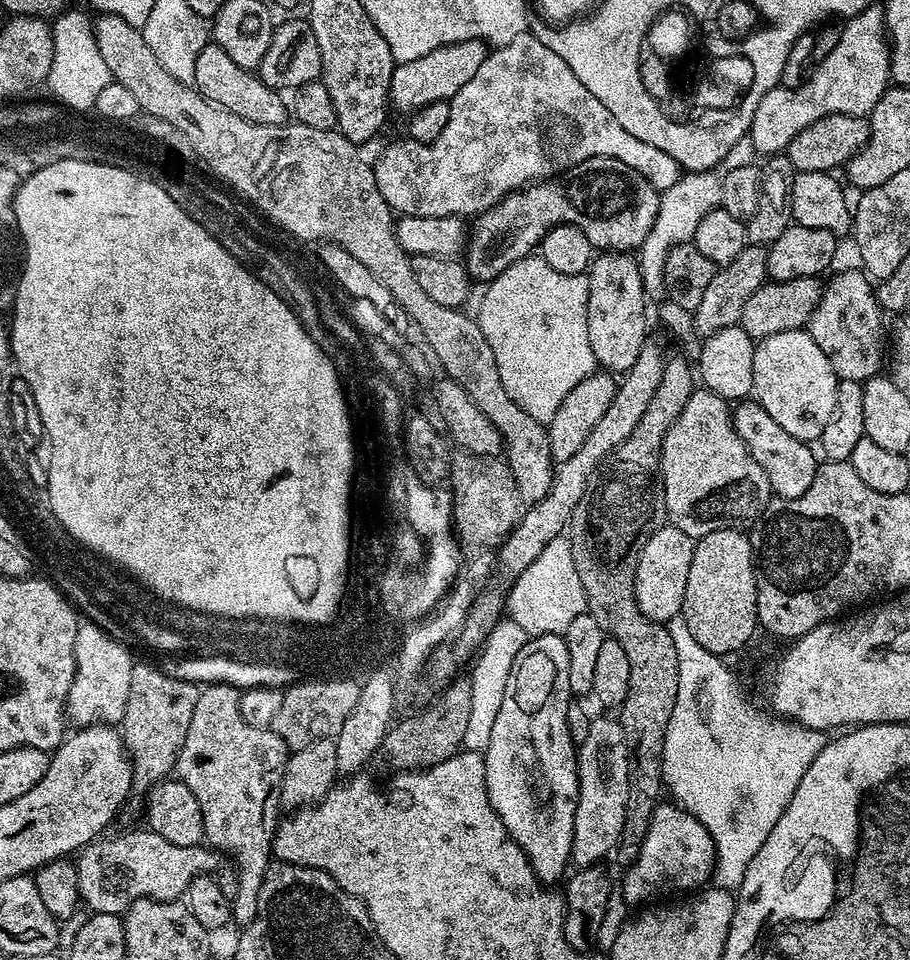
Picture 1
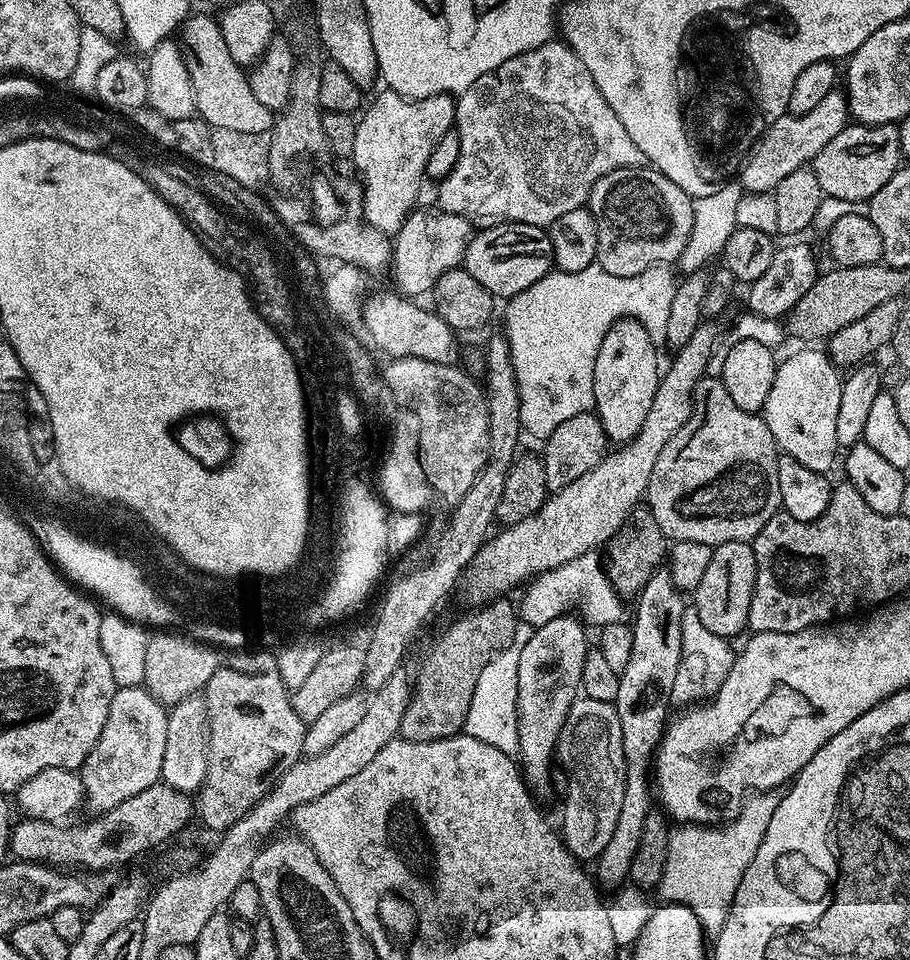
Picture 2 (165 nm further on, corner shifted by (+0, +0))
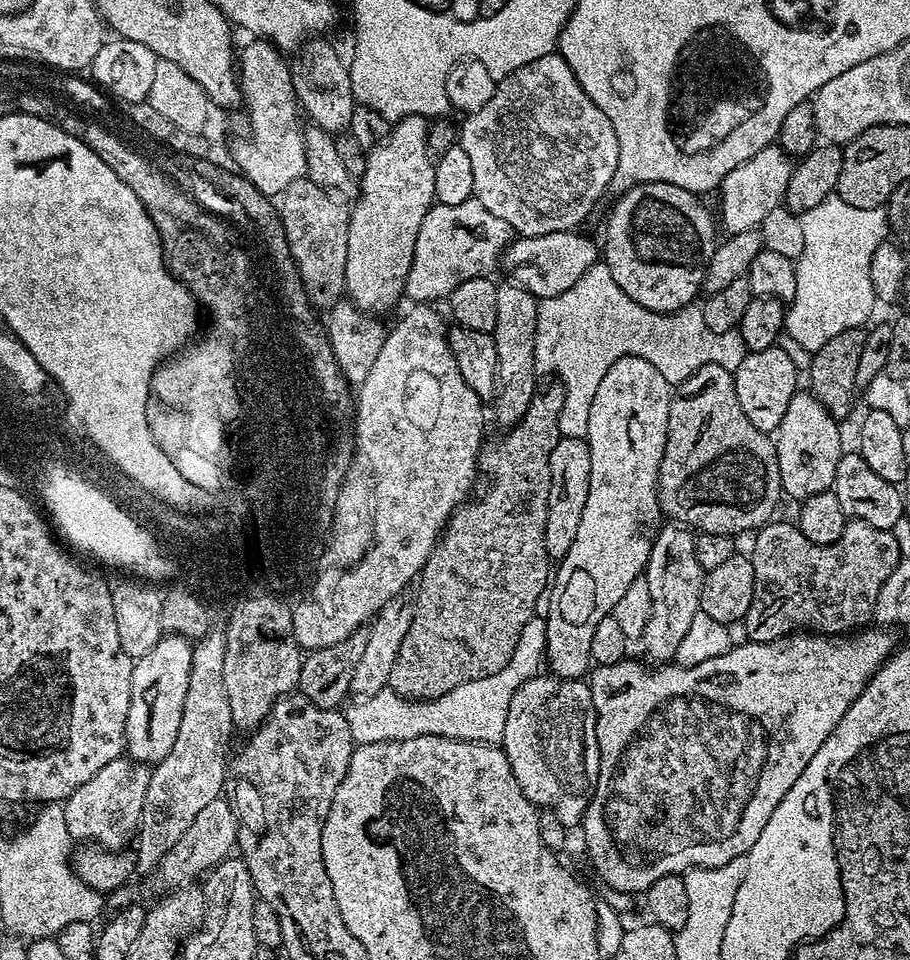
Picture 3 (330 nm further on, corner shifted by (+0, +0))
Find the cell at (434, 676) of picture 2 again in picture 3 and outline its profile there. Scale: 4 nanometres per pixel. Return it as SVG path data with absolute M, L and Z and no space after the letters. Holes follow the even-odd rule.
M548 382L545 386L537 387L534 398L530 402L530 410L526 410L526 414L522 414L522 418L516 425L507 429L503 433L501 440L485 443L481 447L478 457L478 468L481 473L488 475L488 480L492 485L477 498L476 501L465 503L463 506L453 512L447 524L444 525L444 531L441 532L436 547L433 548L430 558L424 564L424 568L420 571L418 577L418 585L420 589L414 595L414 607L412 610L412 621L410 622L410 630L406 630L406 638L402 638L402 646L398 646L398 658L394 658L392 669L390 670L390 678L388 679L388 687L396 692L399 696L404 696L407 700L433 700L442 694L446 694L450 690L454 690L458 686L462 686L471 680L478 678L486 678L490 674L498 674L498 670L502 670L502 666L506 666L514 654L514 646L518 646L518 634L522 634L522 626L526 626L526 622L530 622L532 616L537 615L538 608L536 603L541 603L542 597L545 595L546 589L550 584L550 568L548 572L548 564L550 565L550 557L546 550L546 538L544 531L546 530L546 506L550 498L550 454L554 454L554 446L560 441L560 415L562 414L562 406L564 405L564 397L566 395L564 385L559 382Z

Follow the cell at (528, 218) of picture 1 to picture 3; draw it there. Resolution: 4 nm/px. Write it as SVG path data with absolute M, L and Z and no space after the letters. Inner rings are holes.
M646 182L645 184L636 184L633 188L625 188L619 193L620 196L616 200L616 205L612 208L612 213L608 216L608 225L604 228L604 244L602 240L602 262L610 270L610 274L614 274L614 282L618 282L618 286L622 286L622 290L626 290L626 294L630 294L630 298L634 298L634 302L638 302L638 306L642 306L651 312L679 312L680 309L689 307L693 303L692 300L696 295L701 295L704 287L704 275L706 274L706 266L710 266L710 258L714 254L718 243L718 235L716 236L716 228L718 232L718 224L708 213L708 208L703 204L701 197L690 190L682 190L682 186L674 186L666 182Z

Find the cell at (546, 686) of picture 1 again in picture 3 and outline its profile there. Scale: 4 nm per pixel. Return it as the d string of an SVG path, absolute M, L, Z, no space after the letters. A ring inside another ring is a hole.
M637 356L618 358L618 362L606 370L602 382L598 382L594 402L590 402L590 426L586 437L590 446L590 494L586 494L586 507L582 509L582 522L578 522L578 534L574 534L574 543L559 561L557 568L560 569L557 572L555 569L546 596L548 612L544 616L544 650L547 671L553 676L579 680L589 671L594 626L598 626L602 618L613 615L622 594L630 588L630 582L641 579L644 567L648 565L652 543L662 523L656 483L662 454L666 450L673 391L673 385L662 378L653 364Z

